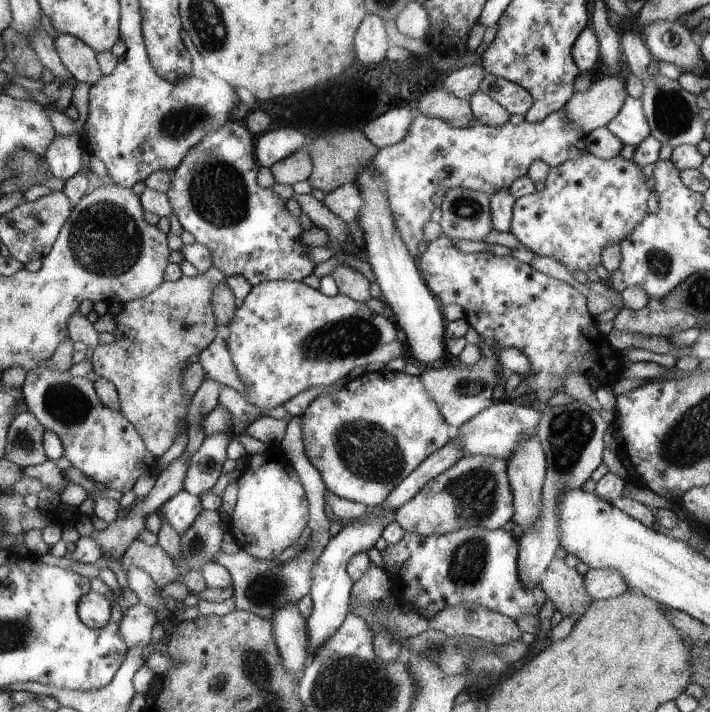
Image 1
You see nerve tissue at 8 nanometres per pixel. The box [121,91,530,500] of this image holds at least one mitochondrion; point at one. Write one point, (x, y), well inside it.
(218, 194)

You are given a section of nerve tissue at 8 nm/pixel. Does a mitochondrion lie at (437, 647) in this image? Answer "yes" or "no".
yes

